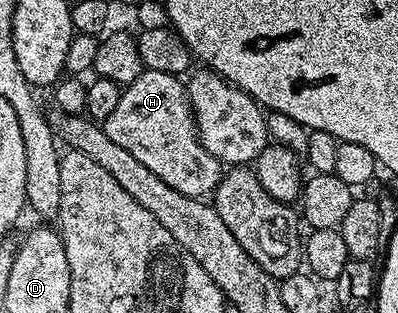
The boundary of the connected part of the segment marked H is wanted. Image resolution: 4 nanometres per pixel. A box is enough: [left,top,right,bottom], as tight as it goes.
[103,68,223,198]

